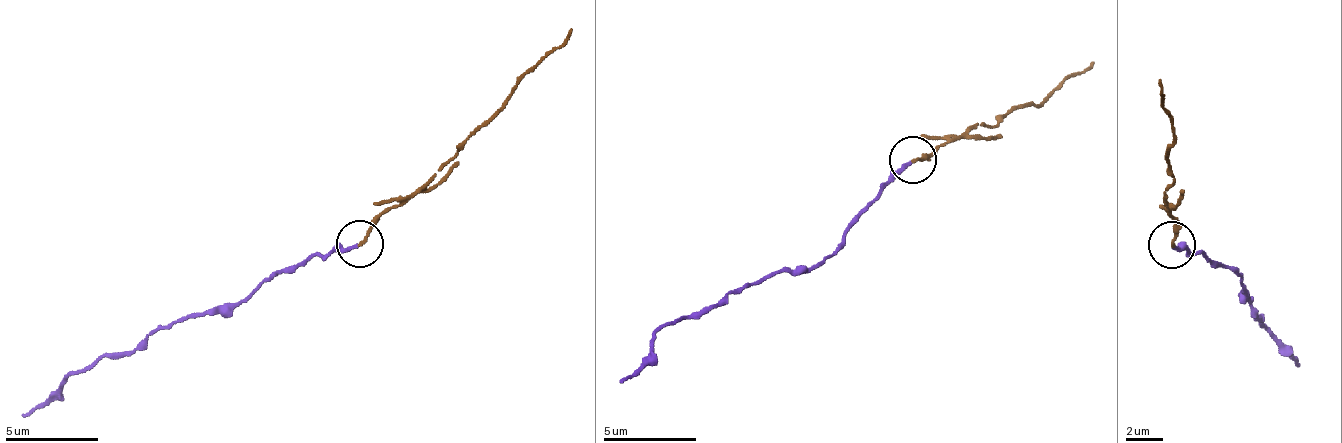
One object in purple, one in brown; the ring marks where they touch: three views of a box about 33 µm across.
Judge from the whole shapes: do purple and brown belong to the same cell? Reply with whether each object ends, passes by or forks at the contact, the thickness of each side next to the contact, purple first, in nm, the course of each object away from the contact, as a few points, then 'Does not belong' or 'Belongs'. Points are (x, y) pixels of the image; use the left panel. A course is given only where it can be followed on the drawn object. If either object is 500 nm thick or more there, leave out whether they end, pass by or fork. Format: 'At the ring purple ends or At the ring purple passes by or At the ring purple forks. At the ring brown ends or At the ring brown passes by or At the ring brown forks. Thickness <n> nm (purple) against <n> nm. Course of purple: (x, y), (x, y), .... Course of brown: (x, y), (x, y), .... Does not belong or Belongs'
At the ring purple ends. At the ring brown ends. Thickness 200 nm (purple) against 150 nm. Course of purple: (358, 244), (318, 252), (237, 302), (162, 325), (133, 349), (76, 371), (20, 415). Course of brown: (358, 244), (386, 212), (456, 154), (570, 27). Does not belong

